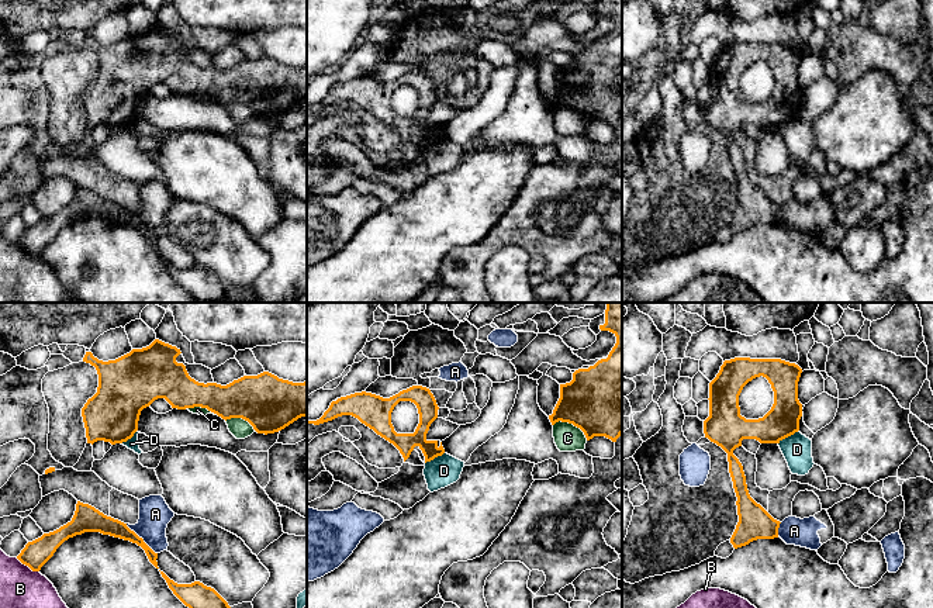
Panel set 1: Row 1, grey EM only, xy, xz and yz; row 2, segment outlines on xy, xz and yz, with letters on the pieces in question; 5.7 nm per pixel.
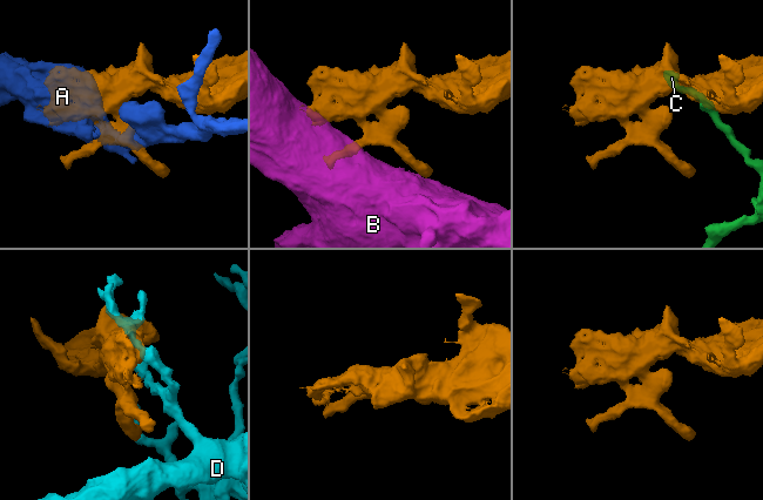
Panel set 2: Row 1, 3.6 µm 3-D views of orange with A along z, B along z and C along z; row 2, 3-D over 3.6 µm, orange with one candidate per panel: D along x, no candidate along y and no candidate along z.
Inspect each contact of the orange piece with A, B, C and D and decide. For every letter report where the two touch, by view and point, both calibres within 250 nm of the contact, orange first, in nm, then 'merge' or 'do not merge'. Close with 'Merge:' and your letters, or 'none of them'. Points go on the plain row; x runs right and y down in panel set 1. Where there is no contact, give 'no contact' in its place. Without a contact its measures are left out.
A: meets orange in xy at (141, 223); 110 nm thick on the orange side, 180 nm on the other; do not merge
B: meets orange in xy at (27, 249); 150 nm thick on the orange side, 360 nm on the other; do not merge
C: meets orange in xz at (572, 107); 420 nm thick on the orange side, 160 nm on the other; do not merge
D: meets orange in yz at (788, 120); 190 nm thick on the orange side, 170 nm on the other; do not merge
Merge: none of them

